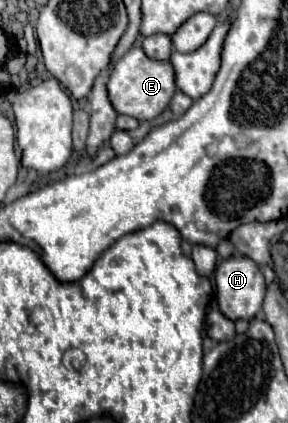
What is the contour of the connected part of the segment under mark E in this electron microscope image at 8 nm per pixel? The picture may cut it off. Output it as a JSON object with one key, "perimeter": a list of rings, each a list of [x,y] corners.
{"perimeter":[[[132,47],[114,63],[108,83],[106,83],[106,91],[116,113],[136,117],[138,121],[152,121],[168,107],[176,91],[174,69],[168,61],[154,61],[146,57],[142,47]]]}

